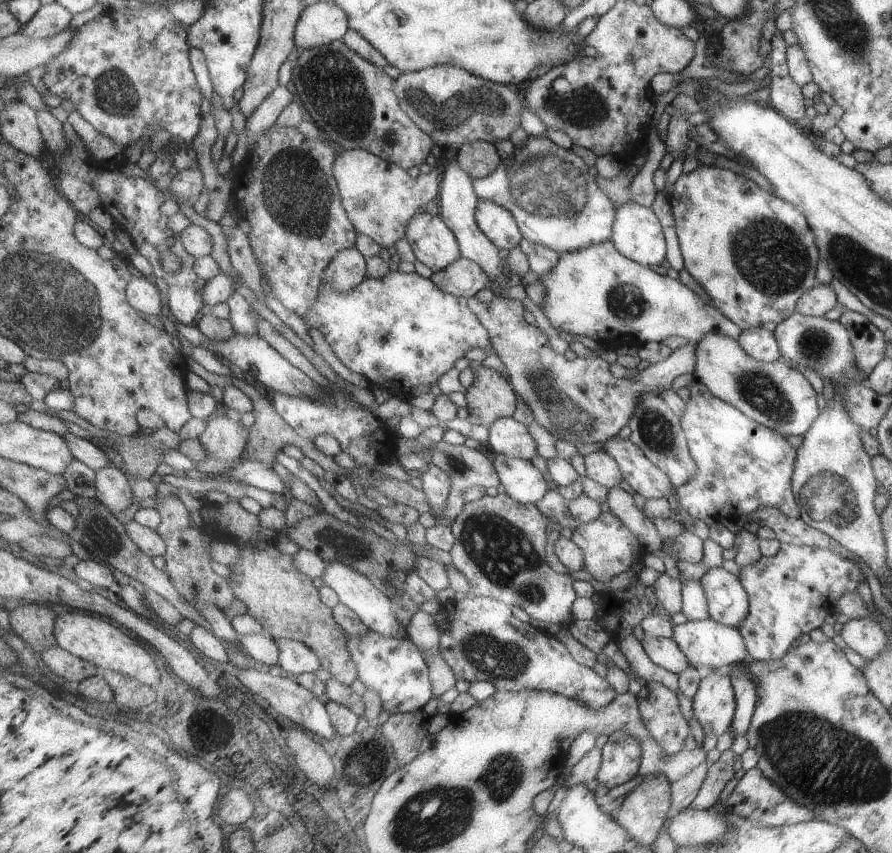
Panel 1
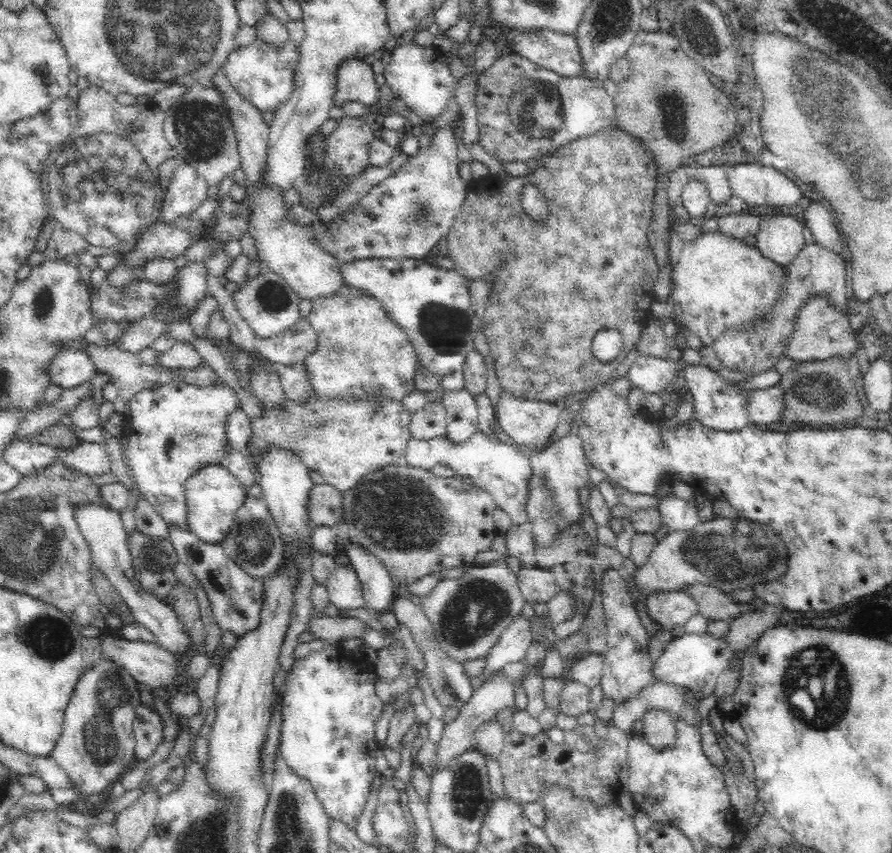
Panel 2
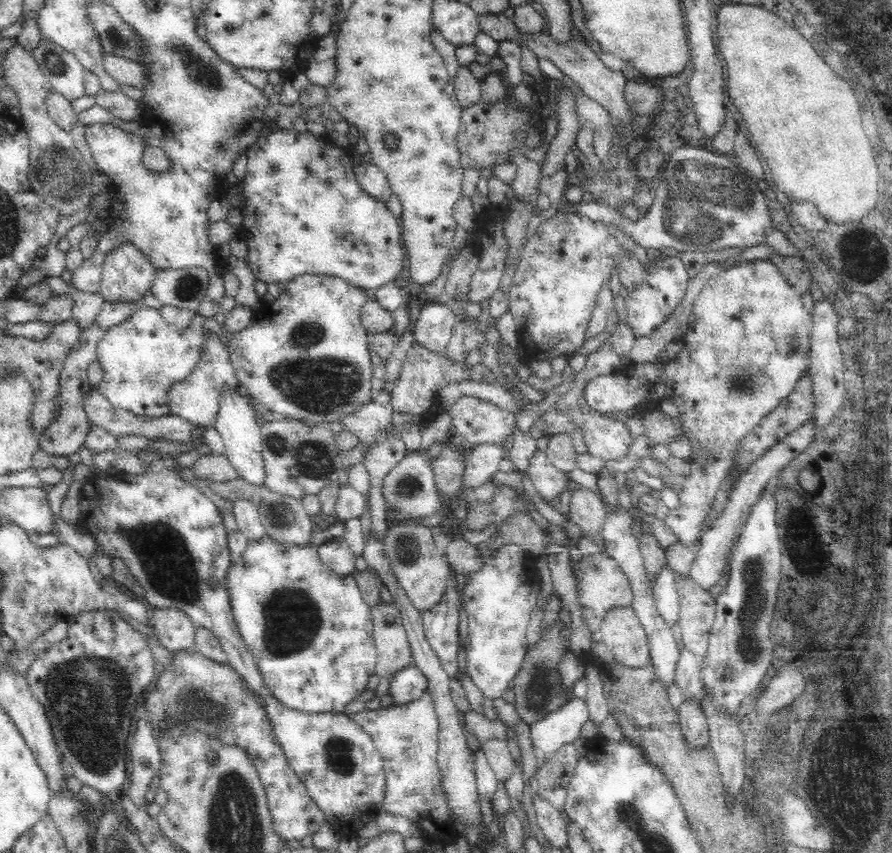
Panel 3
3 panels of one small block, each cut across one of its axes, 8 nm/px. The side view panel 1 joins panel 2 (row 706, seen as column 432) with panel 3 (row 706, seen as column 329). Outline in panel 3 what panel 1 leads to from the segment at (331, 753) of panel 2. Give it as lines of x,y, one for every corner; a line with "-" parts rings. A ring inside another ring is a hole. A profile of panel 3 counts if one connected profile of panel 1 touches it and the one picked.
264,534
262,538
250,541
246,551
238,558
232,558
226,570
226,594
231,601
231,617
234,618
238,632
247,644
254,657
258,673
262,675
264,689
270,691
270,696
276,698
284,706
307,713
344,712
345,707
365,690
368,678
373,675
376,653
373,637
373,617
371,607
363,600
358,583
352,575
338,576
330,572
320,560
316,545
298,546
280,543

